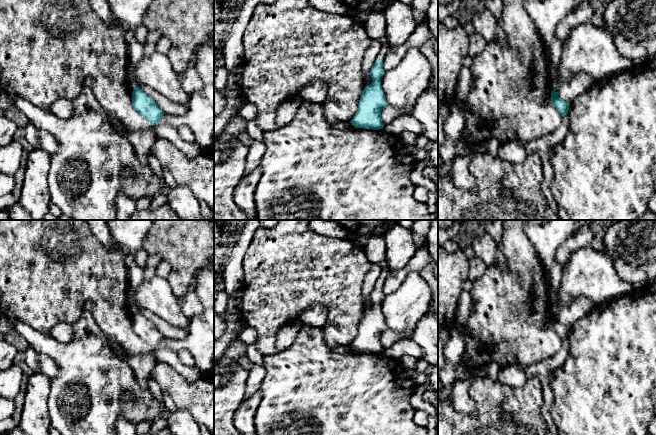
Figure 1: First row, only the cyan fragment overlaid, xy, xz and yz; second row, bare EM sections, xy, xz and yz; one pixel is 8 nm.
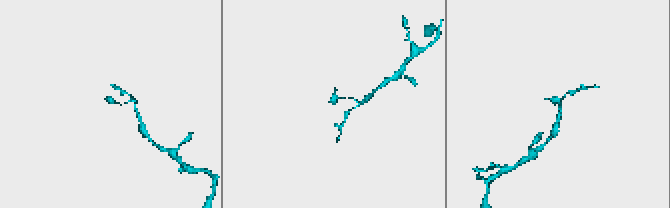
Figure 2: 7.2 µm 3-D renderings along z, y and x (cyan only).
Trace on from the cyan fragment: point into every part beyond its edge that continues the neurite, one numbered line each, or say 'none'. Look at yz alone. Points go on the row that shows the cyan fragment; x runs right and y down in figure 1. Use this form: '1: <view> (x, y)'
none

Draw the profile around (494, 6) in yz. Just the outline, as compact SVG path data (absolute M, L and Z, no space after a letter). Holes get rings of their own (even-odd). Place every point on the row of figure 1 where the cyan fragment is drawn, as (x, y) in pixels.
M486 0L485 7L496 17L501 16L503 11L503 0Z

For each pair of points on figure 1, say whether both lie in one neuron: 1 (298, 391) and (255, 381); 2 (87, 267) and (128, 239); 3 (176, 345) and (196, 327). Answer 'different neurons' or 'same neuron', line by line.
1: different neurons
2: different neurons
3: same neuron

